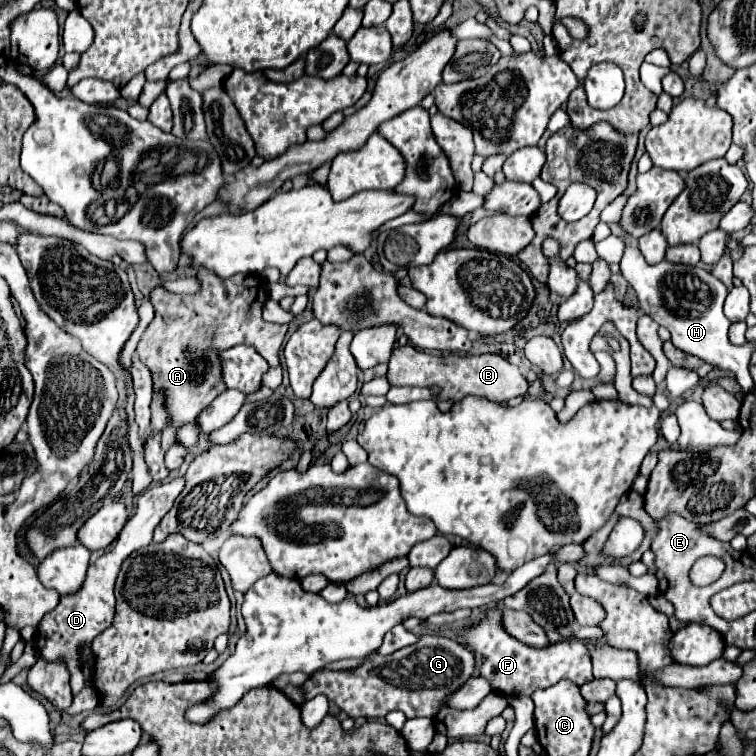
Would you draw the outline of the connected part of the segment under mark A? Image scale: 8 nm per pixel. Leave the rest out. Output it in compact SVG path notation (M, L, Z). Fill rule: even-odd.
M199 270L195 278L201 286L195 294L173 294L159 286L151 290L149 300L155 308L155 318L137 346L139 360L151 370L153 390L163 394L165 410L171 418L171 424L149 436L145 444L145 462L155 484L169 476L163 456L165 450L177 444L181 422L191 424L209 402L227 390L223 384L221 352L235 344L249 344L271 364L279 364L279 348L287 332L287 326L271 324L261 316L263 306L269 300L263 276L237 274L231 280L221 282L207 270Z

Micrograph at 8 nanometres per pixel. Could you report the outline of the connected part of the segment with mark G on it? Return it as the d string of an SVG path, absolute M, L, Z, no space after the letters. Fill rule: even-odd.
M421 634L411 646L405 646L393 654L379 654L377 650L365 656L363 664L351 670L333 670L313 674L301 688L305 700L325 694L329 702L335 702L347 716L355 718L385 718L391 710L405 712L407 718L435 716L441 700L457 690L461 682L471 678L475 668L475 656L455 640Z

